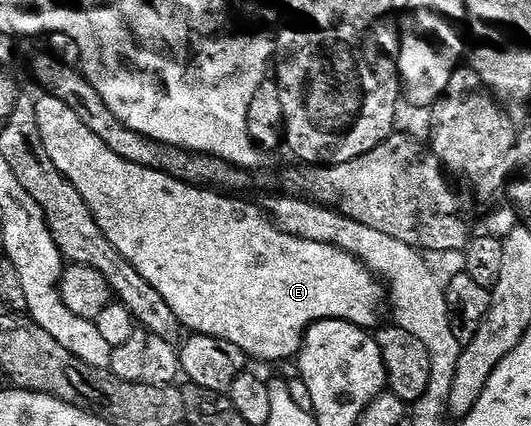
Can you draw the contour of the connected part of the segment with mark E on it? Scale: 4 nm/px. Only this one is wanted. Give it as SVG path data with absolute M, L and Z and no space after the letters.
M41 96L36 99L36 104L35 116L39 120L39 136L43 140L43 148L47 148L47 156L51 156L55 168L59 168L59 172L63 172L63 176L71 180L71 184L75 184L87 208L91 208L91 216L95 216L95 224L99 224L103 236L107 236L107 240L115 244L115 248L127 259L131 268L135 268L135 272L139 272L139 276L143 276L143 280L147 280L147 284L151 284L151 288L155 288L155 292L159 292L159 296L167 300L171 312L175 312L175 316L186 331L194 335L206 334L215 336L219 340L227 340L227 344L235 344L235 348L242 350L250 359L258 358L261 362L280 364L296 359L305 339L305 333L317 322L343 320L366 328L378 325L377 309L383 306L383 286L366 268L364 262L360 262L355 256L343 252L338 246L319 244L315 240L303 240L299 236L291 236L283 232L273 225L258 205L255 207L249 202L240 202L237 199L240 197L226 196L212 188L192 186L158 170L131 164L131 160L123 160L123 156L115 156L115 152L111 152L111 148L107 148L107 144L103 144L103 140L99 140L99 136L95 136L95 132L91 132L91 128L87 128L87 124L83 124L83 120L79 120L79 116L75 116L75 112L71 112L71 108L63 104L63 100Z

